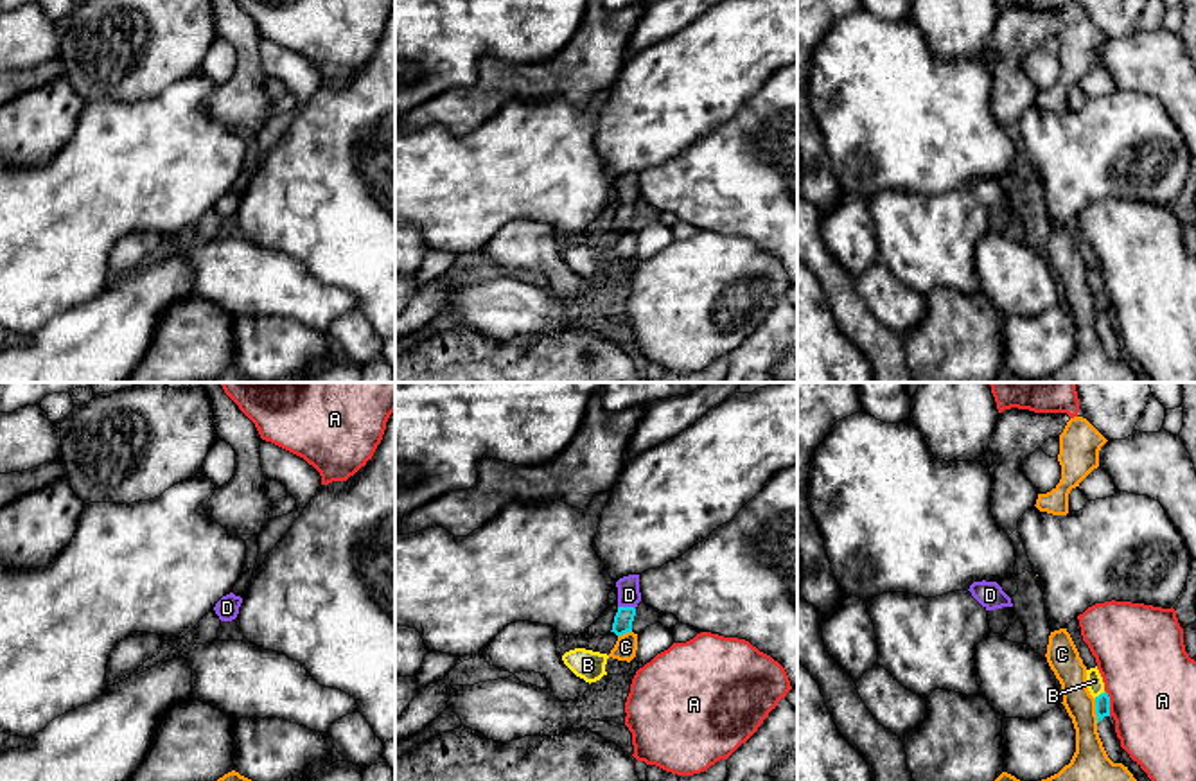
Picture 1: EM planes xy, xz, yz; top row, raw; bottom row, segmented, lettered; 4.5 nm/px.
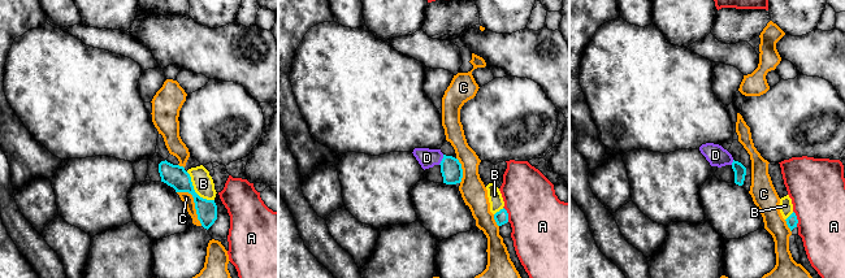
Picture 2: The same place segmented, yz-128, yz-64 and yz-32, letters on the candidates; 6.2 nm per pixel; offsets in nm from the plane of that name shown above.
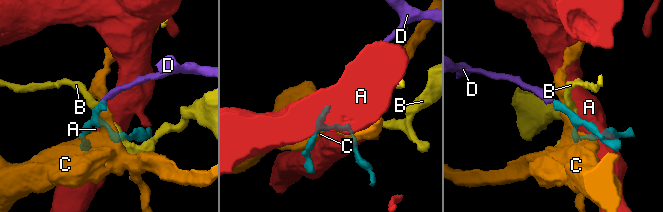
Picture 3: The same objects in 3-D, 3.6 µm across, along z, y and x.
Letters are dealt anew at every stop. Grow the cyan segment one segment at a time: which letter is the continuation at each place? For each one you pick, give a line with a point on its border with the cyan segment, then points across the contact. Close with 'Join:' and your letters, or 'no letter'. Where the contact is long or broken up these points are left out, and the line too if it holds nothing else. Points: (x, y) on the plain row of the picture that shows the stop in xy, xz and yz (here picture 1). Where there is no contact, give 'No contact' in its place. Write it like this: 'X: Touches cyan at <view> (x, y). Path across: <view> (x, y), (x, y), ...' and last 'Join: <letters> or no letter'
D: Touches cyan at xz (627, 205). Path across: xz (624, 216), (627, 205), (629, 193)
Join: D

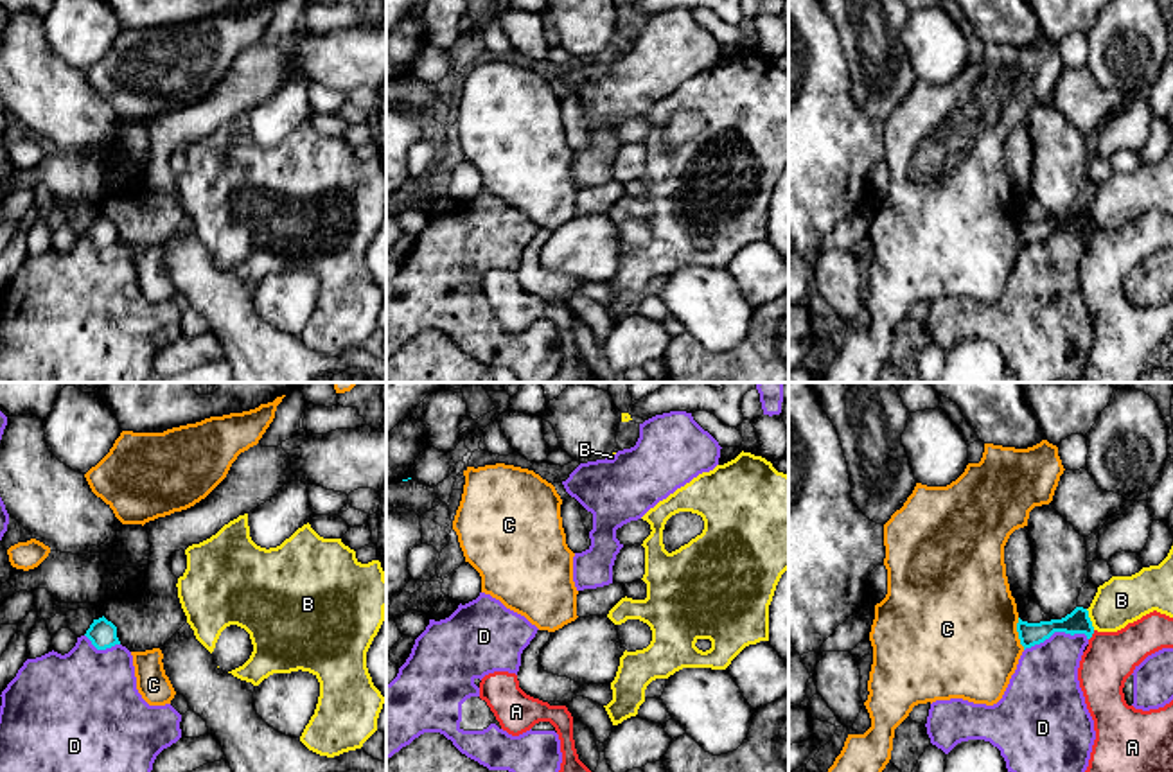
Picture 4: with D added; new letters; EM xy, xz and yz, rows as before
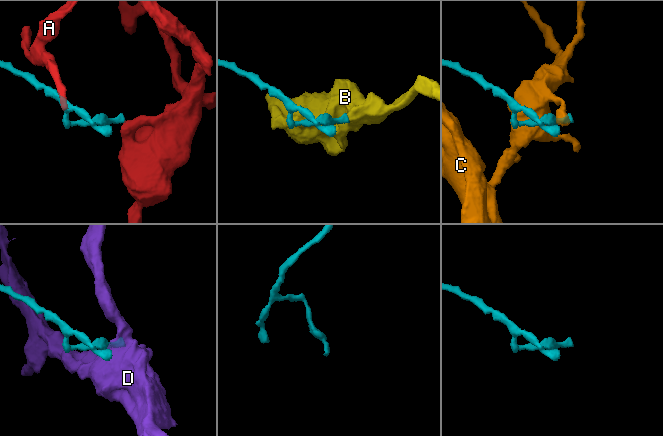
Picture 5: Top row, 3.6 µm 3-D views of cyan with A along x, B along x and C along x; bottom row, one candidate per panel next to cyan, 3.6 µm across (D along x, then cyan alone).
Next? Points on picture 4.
Join: no letter

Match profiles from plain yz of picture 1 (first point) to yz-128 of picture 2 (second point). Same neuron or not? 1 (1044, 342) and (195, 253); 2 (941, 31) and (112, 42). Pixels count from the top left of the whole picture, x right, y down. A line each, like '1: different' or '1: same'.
1: same
2: different

